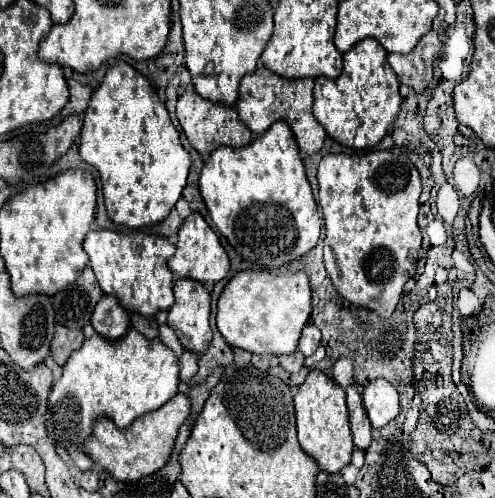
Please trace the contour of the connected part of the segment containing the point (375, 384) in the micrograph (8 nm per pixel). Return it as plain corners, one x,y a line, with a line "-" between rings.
377,378
363,390
363,406
373,428
383,428
399,414
399,396
391,382

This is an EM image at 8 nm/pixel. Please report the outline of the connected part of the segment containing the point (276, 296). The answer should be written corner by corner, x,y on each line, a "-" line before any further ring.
241,270
223,288
217,302
217,328
233,348
255,354
293,354
301,330
311,318
313,298
305,272

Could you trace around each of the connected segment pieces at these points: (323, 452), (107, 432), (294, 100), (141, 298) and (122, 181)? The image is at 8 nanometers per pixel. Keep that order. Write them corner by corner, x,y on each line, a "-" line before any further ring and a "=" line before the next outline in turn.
311,370
307,380
297,388
293,396
295,418
297,418
297,436
301,448
319,464
323,472
341,472
351,462
353,440
349,428
349,416
345,406
345,390
325,372
=
177,394
175,398
171,398
161,408
157,408
149,414
143,414
143,418
137,418
125,430
119,430
111,418
101,416
93,424
93,434
85,440
83,450
113,480
119,480
119,482
139,480
139,478
149,476
149,474
153,474
153,472
157,472
159,468
165,466
165,462
171,456
171,448
175,444
179,426
189,416
189,410
191,410
189,398
185,394
=
259,64
253,74
243,76
235,110
239,114
239,120
243,124
247,124
247,128
255,136
261,136
273,122
285,120
291,126
299,148
305,154
315,154
323,146
323,140
325,140
327,132
313,118
311,106
313,106
313,78
297,78
297,80
281,78
275,72
271,72
267,66
=
97,228
85,236
83,248
101,290
105,294
115,294
123,308
143,316
155,316
159,310
169,310
173,306
173,274
167,260
175,254
175,246
165,236
141,230
117,232
=
123,60
115,66
109,66
101,86
93,92
89,100
81,128
79,152
87,164
99,170
109,218
115,224
127,228
141,228
165,220
169,210
181,198
191,166
191,158
187,150
179,144
179,132
171,124
169,112
159,100
157,92
143,74
139,74
133,66

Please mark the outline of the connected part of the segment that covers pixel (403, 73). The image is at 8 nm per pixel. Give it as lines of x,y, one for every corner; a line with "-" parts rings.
435,30
427,32
409,54
389,54
387,62
401,84
423,92
433,78
433,60
441,52
441,40

